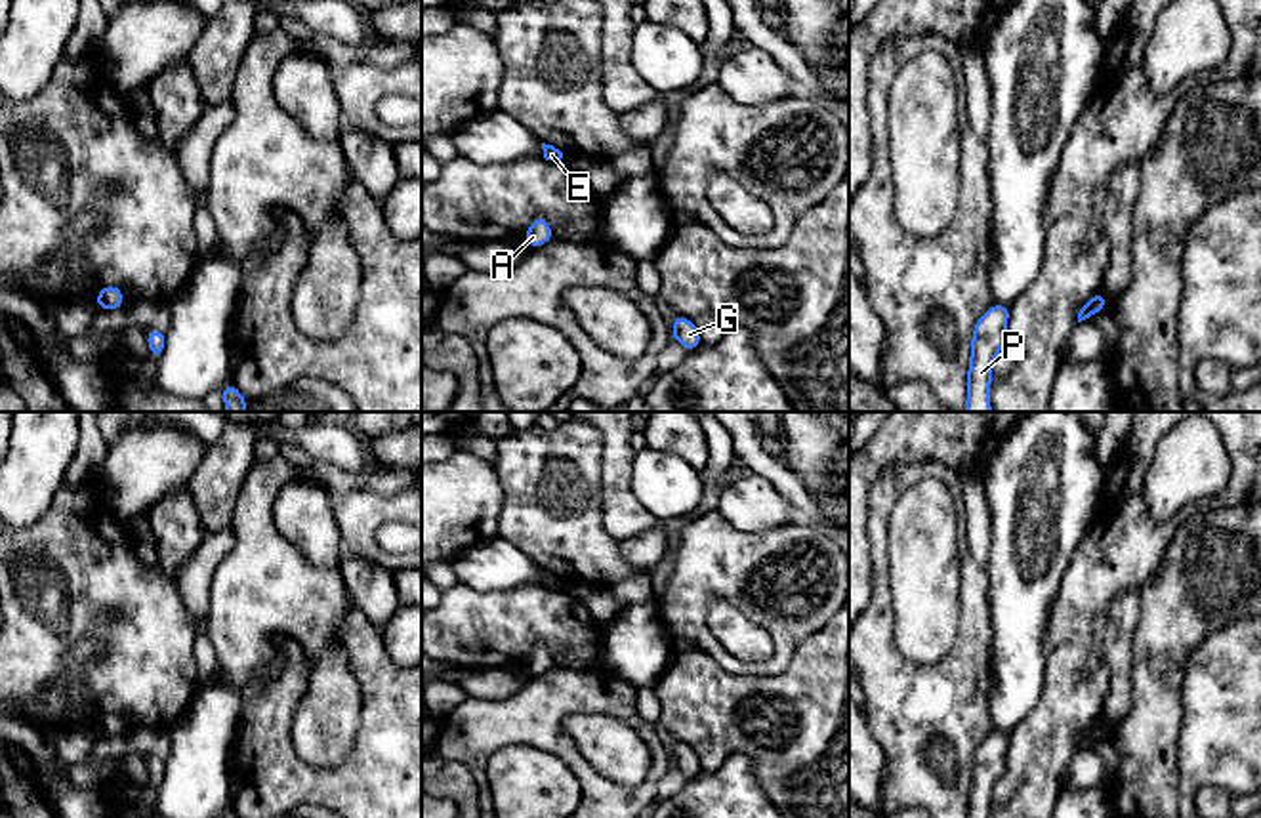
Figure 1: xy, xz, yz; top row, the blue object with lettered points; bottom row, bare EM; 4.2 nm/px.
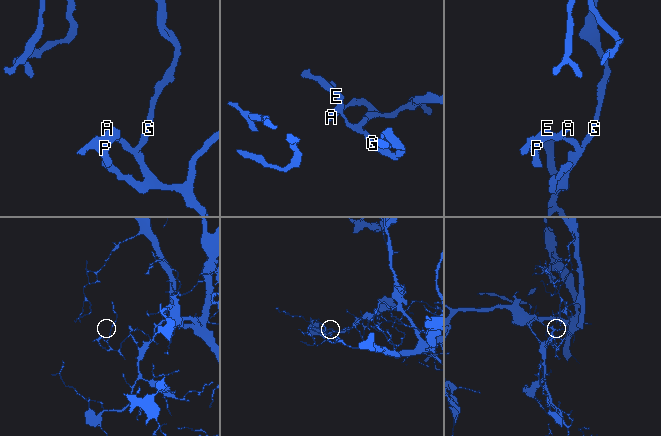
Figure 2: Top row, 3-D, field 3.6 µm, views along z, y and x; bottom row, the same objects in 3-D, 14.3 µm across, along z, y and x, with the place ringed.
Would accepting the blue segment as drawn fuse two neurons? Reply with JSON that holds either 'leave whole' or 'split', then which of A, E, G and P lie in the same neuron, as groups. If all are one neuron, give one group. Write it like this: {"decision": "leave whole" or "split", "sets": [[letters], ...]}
{"decision": "leave whole", "sets": [["A", "E", "G", "P"]]}

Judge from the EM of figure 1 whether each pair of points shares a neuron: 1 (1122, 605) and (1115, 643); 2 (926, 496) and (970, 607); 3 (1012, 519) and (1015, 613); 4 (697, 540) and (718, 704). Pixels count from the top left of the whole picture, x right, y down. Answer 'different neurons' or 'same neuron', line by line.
1: same neuron
2: different neurons
3: same neuron
4: different neurons

